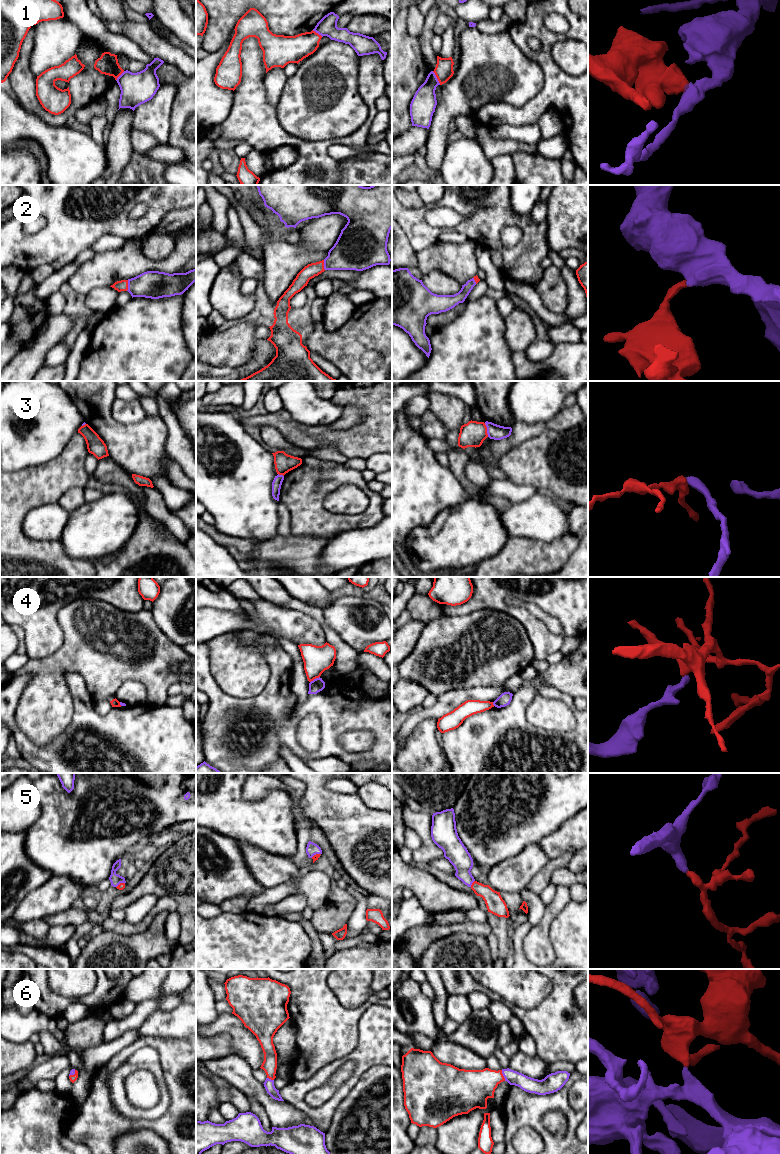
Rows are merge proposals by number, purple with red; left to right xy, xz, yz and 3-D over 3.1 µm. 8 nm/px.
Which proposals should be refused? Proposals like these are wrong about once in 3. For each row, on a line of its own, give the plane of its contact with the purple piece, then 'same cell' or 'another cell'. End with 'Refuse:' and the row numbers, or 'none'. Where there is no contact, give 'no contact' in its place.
1: contact in yz; another cell
2: contact in xy; same cell
3: contact in yz; another cell
4: contact in xz; another cell
5: contact in yz; same cell
6: contact in yz; same cell
Refuse: 1, 3, 4

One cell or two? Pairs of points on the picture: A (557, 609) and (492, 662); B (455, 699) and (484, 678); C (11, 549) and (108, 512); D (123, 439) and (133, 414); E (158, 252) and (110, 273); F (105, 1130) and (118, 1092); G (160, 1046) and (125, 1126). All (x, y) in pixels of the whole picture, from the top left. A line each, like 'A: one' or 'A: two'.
A: two
B: two
C: two
D: two
E: two
F: two
G: one

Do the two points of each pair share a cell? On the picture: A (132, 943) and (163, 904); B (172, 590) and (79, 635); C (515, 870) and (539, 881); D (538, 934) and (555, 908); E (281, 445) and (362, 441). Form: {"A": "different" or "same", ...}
{"A": "different", "B": "different", "C": "different", "D": "same", "E": "different"}

